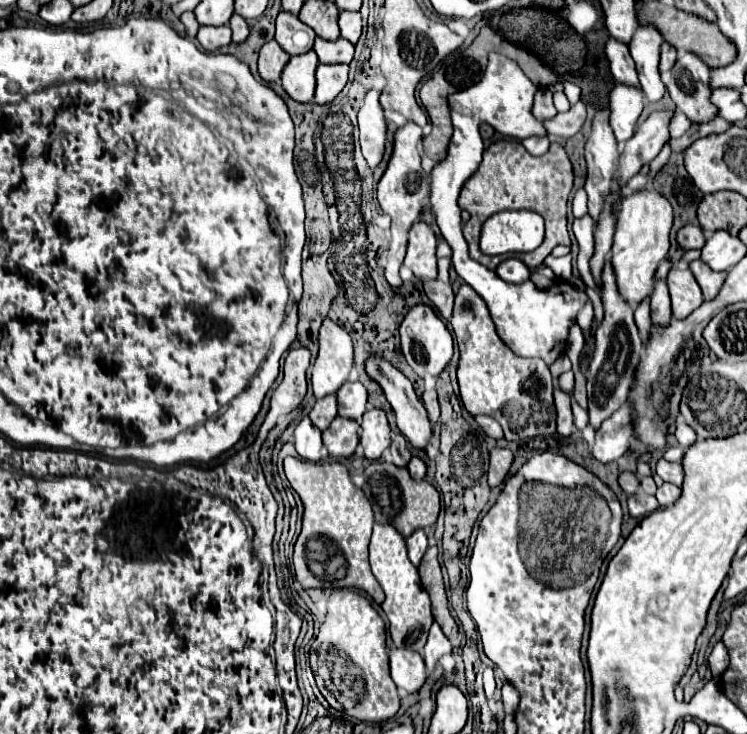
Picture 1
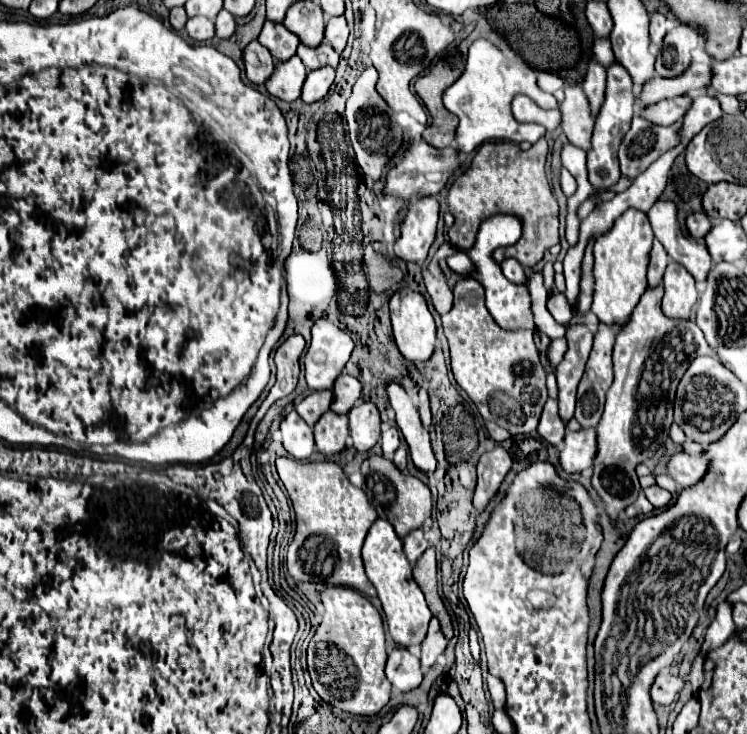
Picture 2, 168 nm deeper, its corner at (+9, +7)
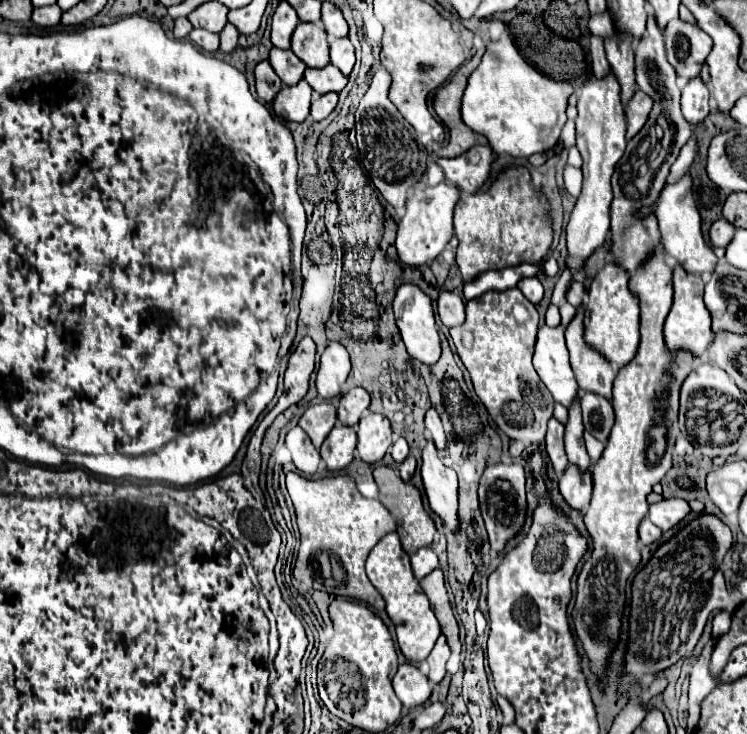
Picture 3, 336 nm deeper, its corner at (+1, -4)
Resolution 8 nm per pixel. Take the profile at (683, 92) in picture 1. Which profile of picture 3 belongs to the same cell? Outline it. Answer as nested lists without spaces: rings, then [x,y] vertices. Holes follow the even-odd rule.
[[[674,20],[666,26],[666,56],[682,78],[696,78],[712,50],[712,38],[700,28]]]

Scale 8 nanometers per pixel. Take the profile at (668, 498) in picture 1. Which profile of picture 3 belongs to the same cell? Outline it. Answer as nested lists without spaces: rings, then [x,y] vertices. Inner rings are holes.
[[[664,498],[660,502],[650,504],[648,518],[662,530],[670,530],[680,520],[684,520],[688,512],[690,512],[690,506],[684,498]]]

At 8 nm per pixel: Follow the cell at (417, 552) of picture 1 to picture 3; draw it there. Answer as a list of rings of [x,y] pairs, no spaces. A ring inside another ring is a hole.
[[[430,546],[426,548],[420,548],[418,552],[414,552],[410,556],[412,560],[412,570],[414,570],[414,576],[420,580],[424,578],[426,574],[430,574],[436,566],[438,566],[438,556],[434,554],[434,550]]]

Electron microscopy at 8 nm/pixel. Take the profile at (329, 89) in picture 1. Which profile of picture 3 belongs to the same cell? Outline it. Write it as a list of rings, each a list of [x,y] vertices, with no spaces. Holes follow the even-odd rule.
[[[328,92],[328,94],[324,94],[324,96],[316,96],[316,98],[312,100],[310,116],[312,116],[316,122],[324,120],[324,118],[334,110],[336,102],[338,102],[338,94],[336,94],[336,92]]]

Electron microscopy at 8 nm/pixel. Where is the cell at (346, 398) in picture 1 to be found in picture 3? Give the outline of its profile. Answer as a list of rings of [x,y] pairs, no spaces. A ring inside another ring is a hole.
[[[350,388],[338,402],[338,420],[346,426],[358,424],[362,412],[370,406],[370,396],[364,388]]]

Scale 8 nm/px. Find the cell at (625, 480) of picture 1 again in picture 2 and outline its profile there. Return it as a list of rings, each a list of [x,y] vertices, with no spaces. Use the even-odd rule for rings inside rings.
[[[663,285],[648,287],[632,313],[632,321],[620,329],[614,345],[614,383],[606,393],[606,409],[596,427],[598,451],[594,457],[592,487],[604,501],[608,519],[616,525],[618,513],[632,505],[642,487],[636,465],[652,459],[668,439],[676,385],[698,355],[710,355],[710,345],[694,321],[672,321],[664,317],[660,301]]]

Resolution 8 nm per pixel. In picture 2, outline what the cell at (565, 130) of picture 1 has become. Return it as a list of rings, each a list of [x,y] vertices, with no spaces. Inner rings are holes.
[[[568,85],[568,93],[564,103],[560,105],[562,111],[562,131],[568,135],[568,141],[586,153],[592,149],[592,129],[596,117],[592,115],[590,103],[584,95],[582,85]]]

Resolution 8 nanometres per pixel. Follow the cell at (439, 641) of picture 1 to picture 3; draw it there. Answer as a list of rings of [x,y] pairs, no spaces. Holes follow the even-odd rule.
[[[440,636],[436,640],[436,646],[434,650],[430,652],[428,656],[428,666],[430,666],[430,672],[428,672],[428,678],[432,684],[438,684],[444,674],[446,674],[446,662],[450,658],[450,648],[448,648],[448,642],[446,642],[446,636]]]

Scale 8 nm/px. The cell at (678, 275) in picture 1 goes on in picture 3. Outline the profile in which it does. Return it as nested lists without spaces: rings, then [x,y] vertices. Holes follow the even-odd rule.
[[[676,266],[674,270],[674,304],[672,310],[666,318],[664,324],[664,338],[666,338],[666,346],[670,350],[690,350],[696,356],[702,356],[706,352],[706,348],[712,342],[712,330],[710,330],[710,314],[702,302],[704,296],[704,280],[696,274],[688,274],[684,272],[682,266]]]

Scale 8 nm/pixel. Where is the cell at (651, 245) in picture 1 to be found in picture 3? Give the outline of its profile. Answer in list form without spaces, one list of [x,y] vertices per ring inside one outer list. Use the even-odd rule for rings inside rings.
[[[606,262],[590,286],[588,292],[590,300],[586,302],[586,316],[584,316],[586,342],[594,346],[610,362],[616,362],[618,366],[624,366],[632,360],[640,342],[640,300],[632,294],[628,282],[630,274],[626,274],[624,268]]]

